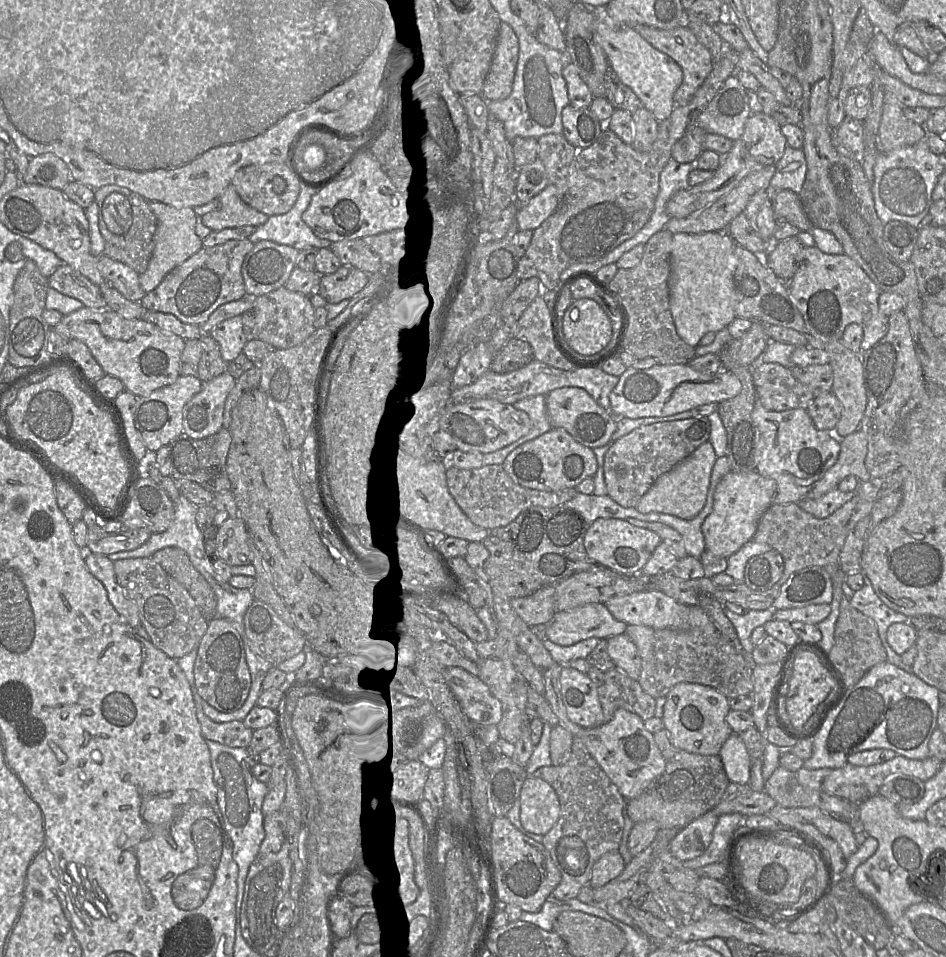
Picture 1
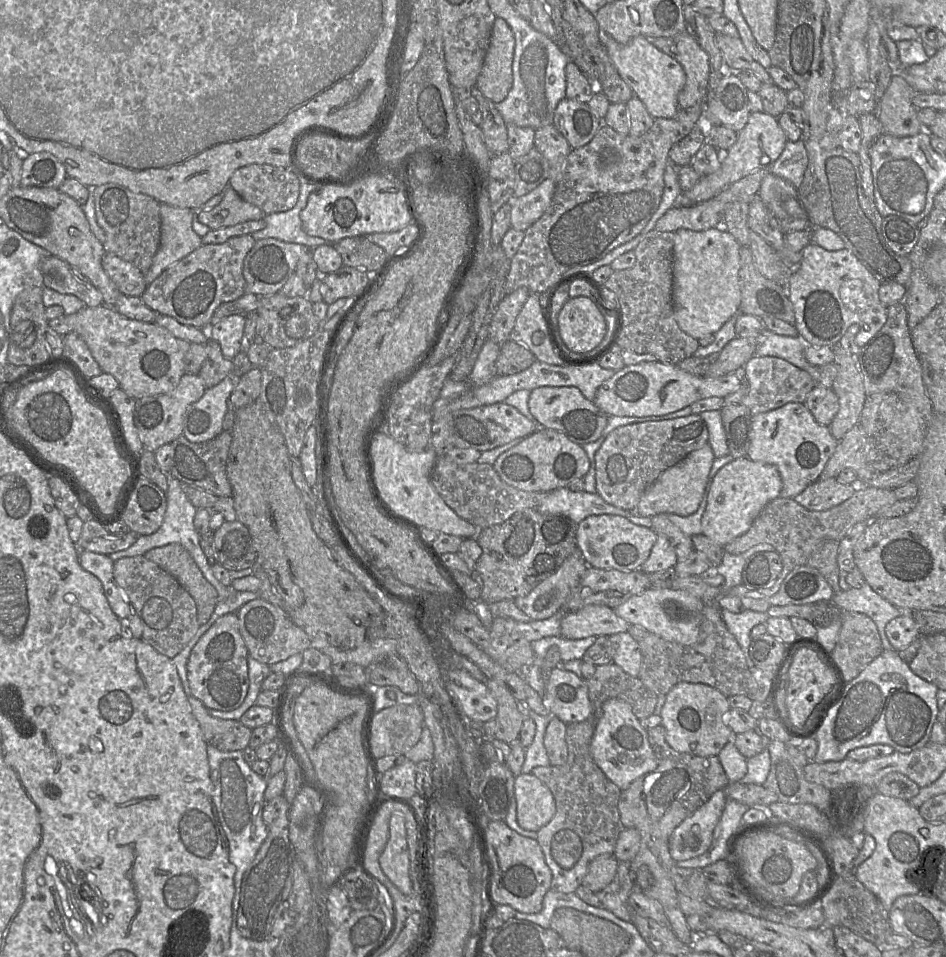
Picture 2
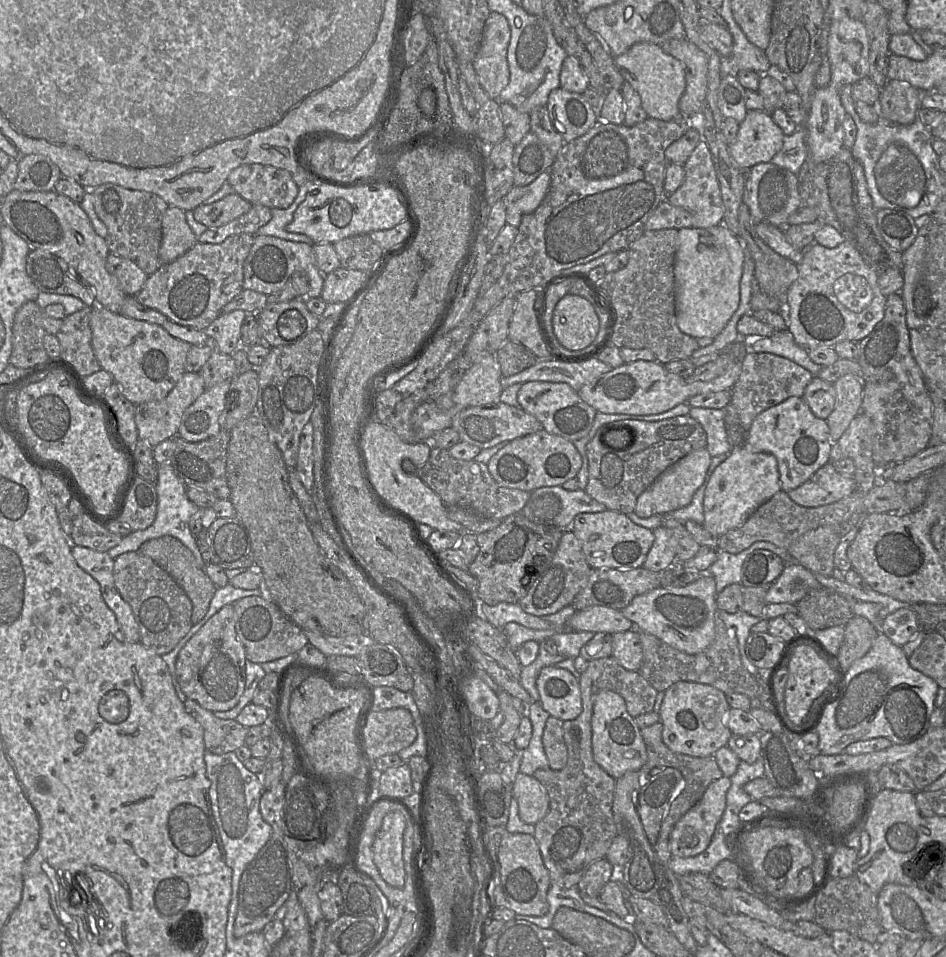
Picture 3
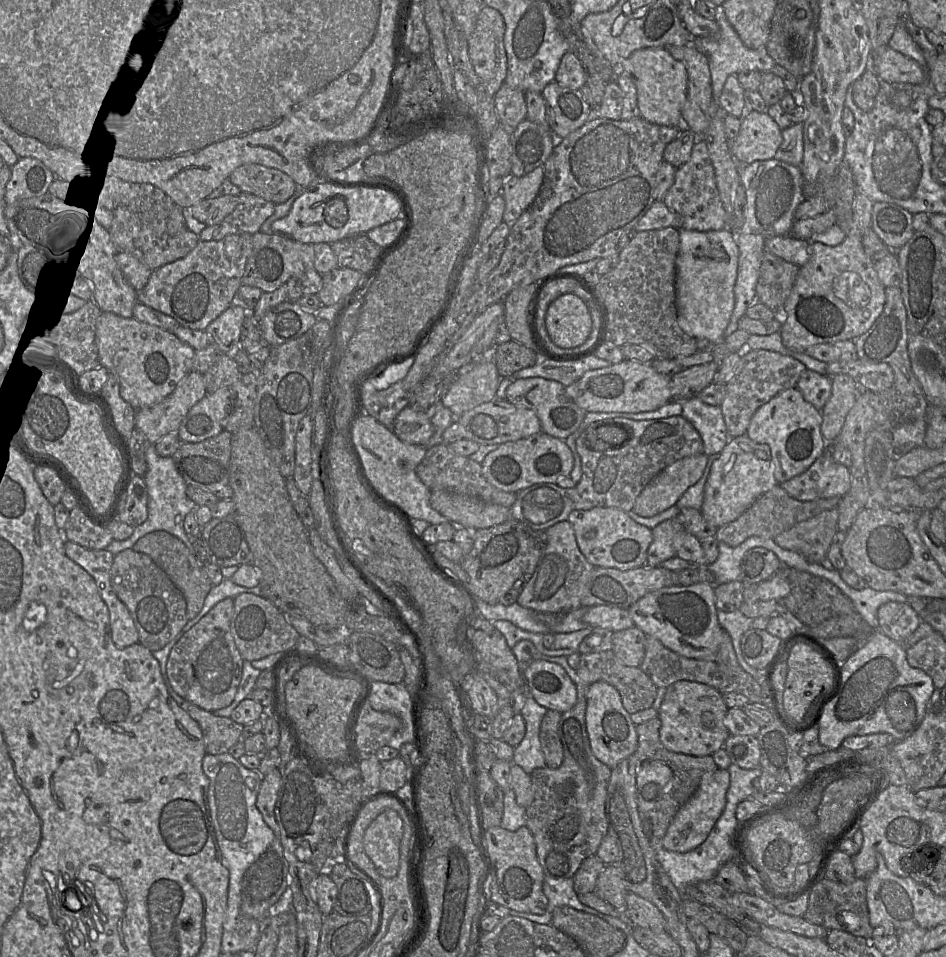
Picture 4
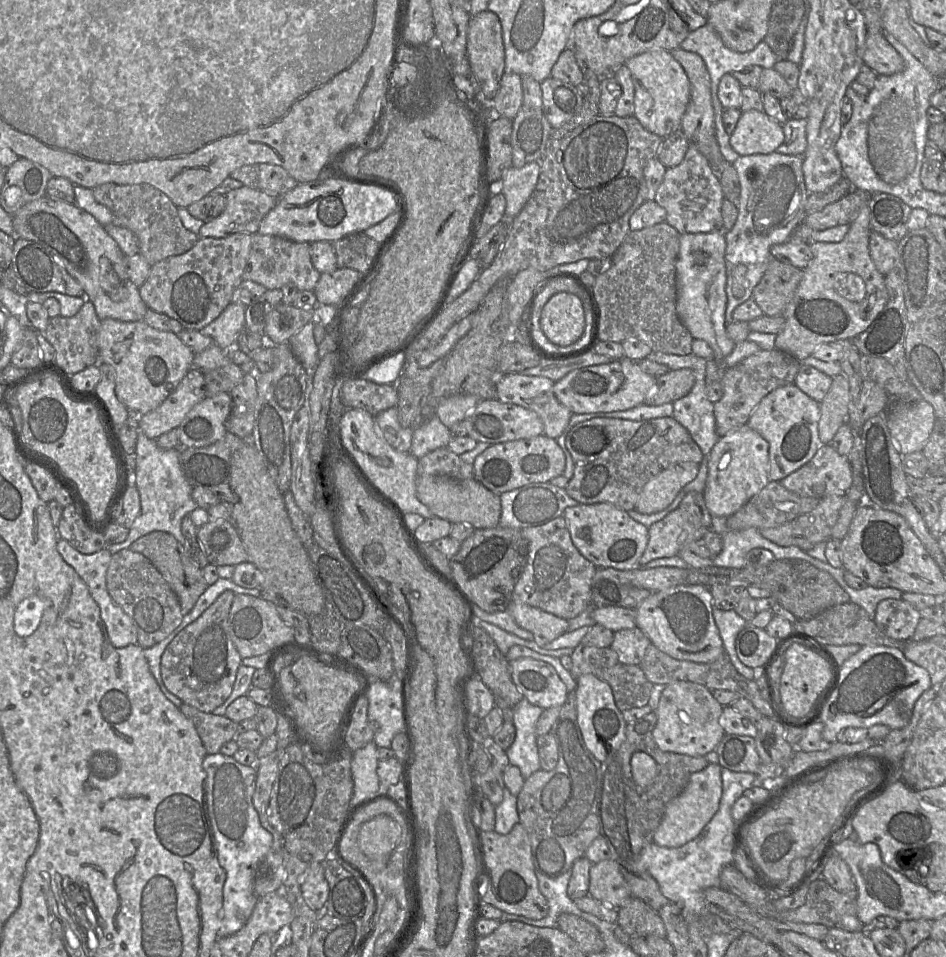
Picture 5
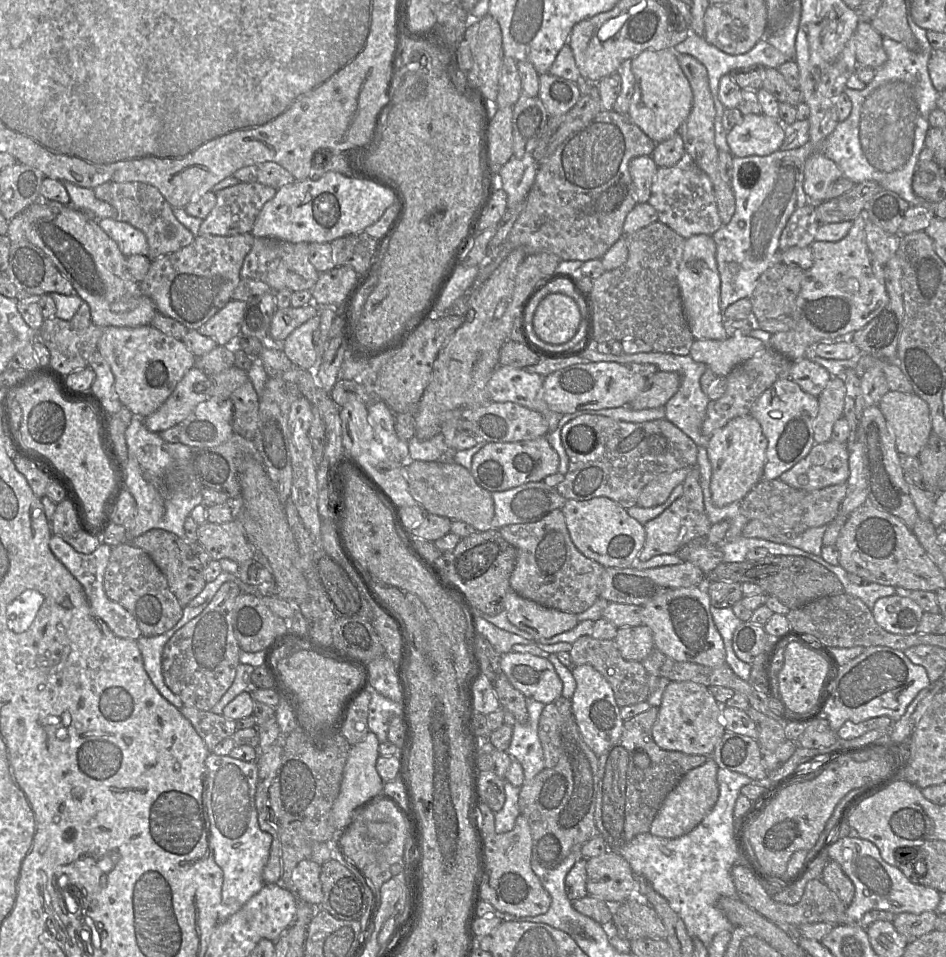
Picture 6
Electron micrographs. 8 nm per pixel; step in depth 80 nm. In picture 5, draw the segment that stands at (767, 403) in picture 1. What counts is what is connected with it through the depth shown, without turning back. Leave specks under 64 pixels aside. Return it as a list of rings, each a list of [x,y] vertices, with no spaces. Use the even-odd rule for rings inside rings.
[[[773,349],[759,350],[733,367],[725,369],[721,379],[723,396],[714,403],[716,433],[721,437],[747,424],[751,413],[767,394],[778,387],[794,384],[801,364],[795,357]]]

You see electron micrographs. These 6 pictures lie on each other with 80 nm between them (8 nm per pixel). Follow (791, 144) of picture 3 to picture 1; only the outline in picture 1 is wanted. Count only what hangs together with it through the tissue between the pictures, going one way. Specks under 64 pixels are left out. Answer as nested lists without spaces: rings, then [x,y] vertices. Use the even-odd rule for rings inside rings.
[[[788,145],[775,166],[776,172],[769,187],[771,194],[782,189],[788,189],[798,194],[807,173],[807,162],[803,150]]]

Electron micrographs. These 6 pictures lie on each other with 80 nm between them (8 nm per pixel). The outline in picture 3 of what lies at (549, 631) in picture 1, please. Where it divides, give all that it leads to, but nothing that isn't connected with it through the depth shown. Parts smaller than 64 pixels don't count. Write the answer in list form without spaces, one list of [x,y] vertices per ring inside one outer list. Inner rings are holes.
[[[592,606],[575,611],[567,620],[565,630],[614,634],[632,628],[632,621],[626,618],[621,610],[605,606]]]

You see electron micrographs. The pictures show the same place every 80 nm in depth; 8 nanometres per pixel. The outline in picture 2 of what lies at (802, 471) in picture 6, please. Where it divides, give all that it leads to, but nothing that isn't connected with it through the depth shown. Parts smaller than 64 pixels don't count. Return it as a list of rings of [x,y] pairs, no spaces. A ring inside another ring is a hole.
[[[836,478],[818,479],[793,499],[811,511],[825,511],[849,499],[856,485],[841,484]]]

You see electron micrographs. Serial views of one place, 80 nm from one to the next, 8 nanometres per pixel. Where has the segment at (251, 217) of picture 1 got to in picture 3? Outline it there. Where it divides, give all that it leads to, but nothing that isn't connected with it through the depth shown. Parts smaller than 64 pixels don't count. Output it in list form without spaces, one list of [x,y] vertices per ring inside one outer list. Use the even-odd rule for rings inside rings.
[[[229,194],[211,204],[201,204],[193,210],[196,221],[207,228],[218,228],[244,214],[252,204],[238,194]]]

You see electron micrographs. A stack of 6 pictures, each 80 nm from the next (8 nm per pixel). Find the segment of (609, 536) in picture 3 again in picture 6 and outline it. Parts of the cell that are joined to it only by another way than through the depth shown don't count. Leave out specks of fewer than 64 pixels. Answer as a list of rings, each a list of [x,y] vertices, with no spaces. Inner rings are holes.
[[[607,497],[589,500],[567,499],[561,510],[572,542],[587,558],[605,568],[628,568],[638,560],[645,543],[644,525],[632,518],[627,510],[615,501]]]

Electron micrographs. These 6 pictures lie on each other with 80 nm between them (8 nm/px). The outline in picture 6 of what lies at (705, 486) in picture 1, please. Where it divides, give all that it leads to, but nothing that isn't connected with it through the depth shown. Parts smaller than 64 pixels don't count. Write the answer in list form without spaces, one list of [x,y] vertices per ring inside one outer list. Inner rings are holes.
[[[681,468],[673,472],[664,473],[642,489],[637,505],[644,508],[658,506],[664,503],[672,490],[679,484],[683,484],[691,468]]]

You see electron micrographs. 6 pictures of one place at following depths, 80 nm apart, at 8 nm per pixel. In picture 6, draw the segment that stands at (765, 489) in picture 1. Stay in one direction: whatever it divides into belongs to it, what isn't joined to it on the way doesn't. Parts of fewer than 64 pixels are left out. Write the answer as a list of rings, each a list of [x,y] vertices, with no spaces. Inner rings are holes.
[[[750,414],[730,420],[709,437],[707,453],[712,465],[711,496],[716,507],[741,501],[763,479],[768,441]]]

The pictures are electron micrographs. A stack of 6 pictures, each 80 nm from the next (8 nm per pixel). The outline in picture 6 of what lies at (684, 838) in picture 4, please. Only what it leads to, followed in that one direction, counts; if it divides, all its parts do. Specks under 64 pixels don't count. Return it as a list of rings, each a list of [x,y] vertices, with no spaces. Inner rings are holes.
[[[709,758],[707,761],[688,771],[676,787],[667,795],[656,817],[650,832],[663,838],[678,838],[693,830],[712,810],[719,796],[717,783],[716,762]]]

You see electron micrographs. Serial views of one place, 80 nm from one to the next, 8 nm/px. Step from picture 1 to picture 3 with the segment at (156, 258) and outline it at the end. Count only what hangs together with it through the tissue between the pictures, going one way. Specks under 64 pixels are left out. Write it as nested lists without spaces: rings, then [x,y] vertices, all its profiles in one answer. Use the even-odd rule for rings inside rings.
[[[168,207],[162,219],[162,241],[159,248],[161,265],[168,264],[190,250],[198,237],[186,221],[185,212]]]

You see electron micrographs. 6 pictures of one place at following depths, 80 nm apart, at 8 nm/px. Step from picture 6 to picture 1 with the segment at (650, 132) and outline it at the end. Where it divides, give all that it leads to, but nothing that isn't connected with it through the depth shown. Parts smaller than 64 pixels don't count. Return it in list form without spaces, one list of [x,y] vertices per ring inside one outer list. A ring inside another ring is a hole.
[[[604,8],[592,9],[595,16],[595,32],[597,41],[608,59],[610,68],[617,74],[621,82],[628,86],[652,113],[657,121],[667,119],[674,107],[673,95],[683,80],[680,66],[667,54],[654,48],[634,28],[618,26],[610,21]]]

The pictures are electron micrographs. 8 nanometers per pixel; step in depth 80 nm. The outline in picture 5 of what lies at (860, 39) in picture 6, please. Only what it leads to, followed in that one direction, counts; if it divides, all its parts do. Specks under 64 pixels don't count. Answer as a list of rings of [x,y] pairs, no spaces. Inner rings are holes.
[[[884,33],[867,34],[864,65],[877,75],[892,75],[903,70],[904,60],[885,39]]]

